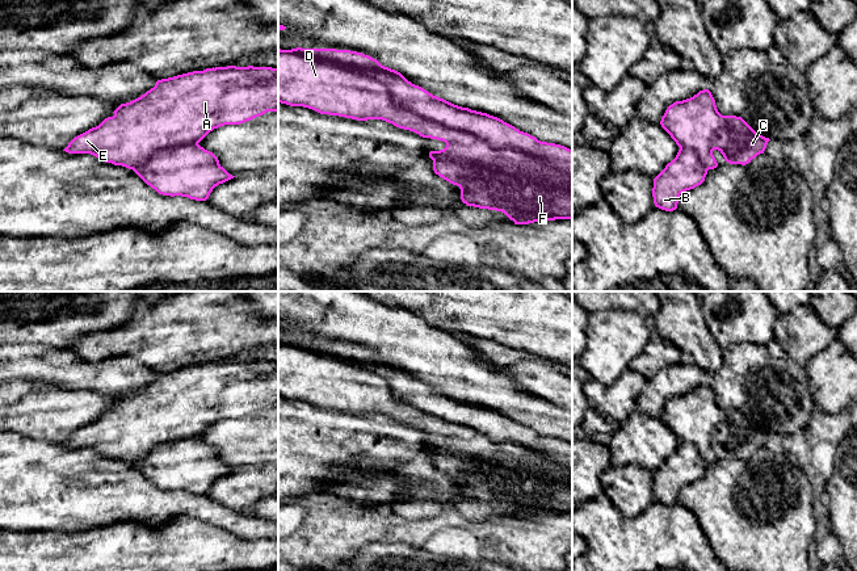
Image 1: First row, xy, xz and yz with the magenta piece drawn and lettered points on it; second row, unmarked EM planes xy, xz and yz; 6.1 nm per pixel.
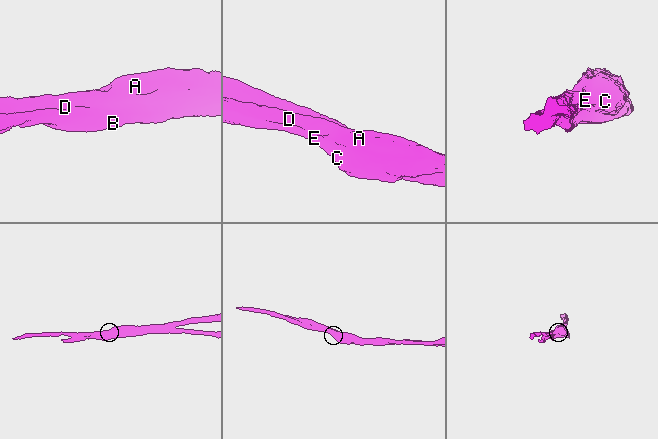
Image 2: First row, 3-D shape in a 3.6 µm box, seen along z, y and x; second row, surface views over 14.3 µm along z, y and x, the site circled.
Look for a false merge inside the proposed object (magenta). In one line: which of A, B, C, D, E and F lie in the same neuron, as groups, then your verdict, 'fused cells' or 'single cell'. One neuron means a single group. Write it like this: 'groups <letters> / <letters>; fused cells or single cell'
groups A C D E F / B; fused cells

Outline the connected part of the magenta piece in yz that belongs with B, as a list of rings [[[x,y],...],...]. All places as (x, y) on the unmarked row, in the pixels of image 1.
[[[680,442],[676,452],[654,473],[655,500],[665,505],[676,504],[680,488],[701,479],[707,465],[694,445]]]

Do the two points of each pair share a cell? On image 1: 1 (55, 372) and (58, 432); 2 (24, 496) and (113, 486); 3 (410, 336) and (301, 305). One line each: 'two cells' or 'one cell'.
1: two cells
2: one cell
3: one cell

